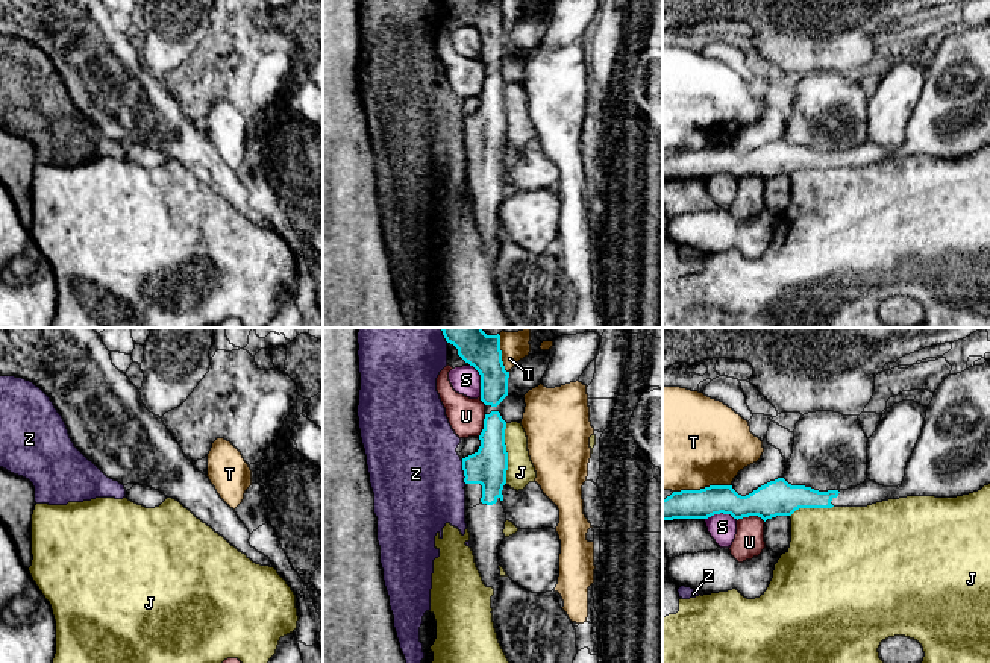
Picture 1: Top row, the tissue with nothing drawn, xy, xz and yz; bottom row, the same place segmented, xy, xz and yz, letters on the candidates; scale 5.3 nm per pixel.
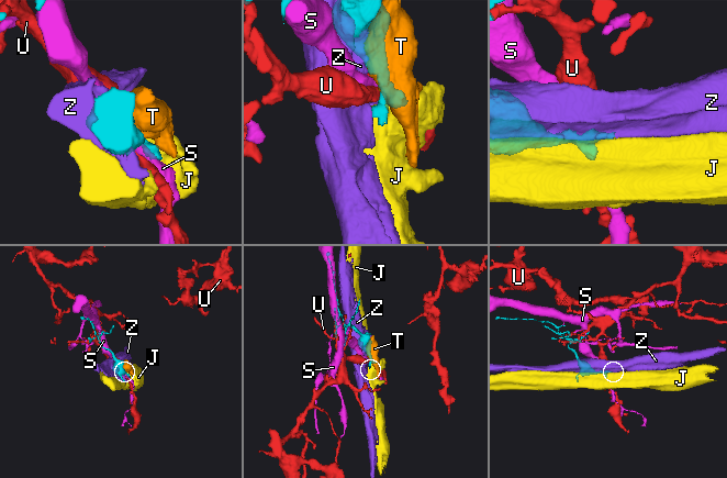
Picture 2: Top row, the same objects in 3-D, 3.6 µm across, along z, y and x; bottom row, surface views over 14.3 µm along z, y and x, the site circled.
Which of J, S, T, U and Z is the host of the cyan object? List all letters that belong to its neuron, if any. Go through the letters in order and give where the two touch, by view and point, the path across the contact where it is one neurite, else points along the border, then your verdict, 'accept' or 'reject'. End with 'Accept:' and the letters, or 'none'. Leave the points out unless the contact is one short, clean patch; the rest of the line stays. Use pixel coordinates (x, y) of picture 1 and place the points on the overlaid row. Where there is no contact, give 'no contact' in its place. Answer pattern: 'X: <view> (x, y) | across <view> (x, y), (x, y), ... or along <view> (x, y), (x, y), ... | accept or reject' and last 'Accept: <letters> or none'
J: xz (507, 454) | reject
S: xz (481, 380) | reject
T: yz (701, 489) | reject
U: yz (751, 515) | reject
Z: xz (464, 472) | reject
Accept: none

